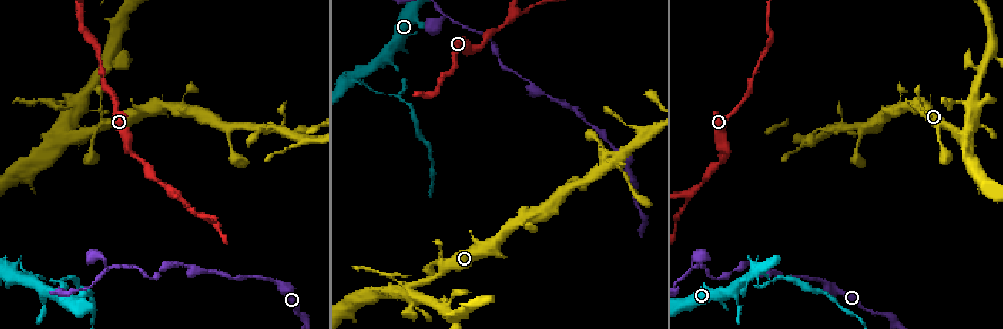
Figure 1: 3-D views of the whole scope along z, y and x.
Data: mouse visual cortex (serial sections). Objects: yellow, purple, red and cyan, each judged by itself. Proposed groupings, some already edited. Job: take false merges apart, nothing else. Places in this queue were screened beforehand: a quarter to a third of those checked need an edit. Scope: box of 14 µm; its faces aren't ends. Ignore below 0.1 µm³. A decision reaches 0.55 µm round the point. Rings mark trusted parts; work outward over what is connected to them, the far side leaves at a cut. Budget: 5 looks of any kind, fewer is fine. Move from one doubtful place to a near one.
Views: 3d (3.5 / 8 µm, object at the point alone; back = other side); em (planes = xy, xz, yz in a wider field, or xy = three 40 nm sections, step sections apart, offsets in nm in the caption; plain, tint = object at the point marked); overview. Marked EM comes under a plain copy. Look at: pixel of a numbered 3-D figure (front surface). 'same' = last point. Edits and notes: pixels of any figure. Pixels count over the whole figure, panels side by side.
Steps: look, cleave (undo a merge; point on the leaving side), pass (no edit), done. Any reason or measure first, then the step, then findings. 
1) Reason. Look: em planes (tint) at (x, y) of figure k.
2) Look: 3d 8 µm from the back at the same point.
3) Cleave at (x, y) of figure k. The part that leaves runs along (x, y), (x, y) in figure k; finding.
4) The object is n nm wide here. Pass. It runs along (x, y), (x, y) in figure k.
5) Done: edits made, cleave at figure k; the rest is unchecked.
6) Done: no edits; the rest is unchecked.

Abrupt turn. Look: 3d 3.5 µm from the back at (838, 126) of figure 1.

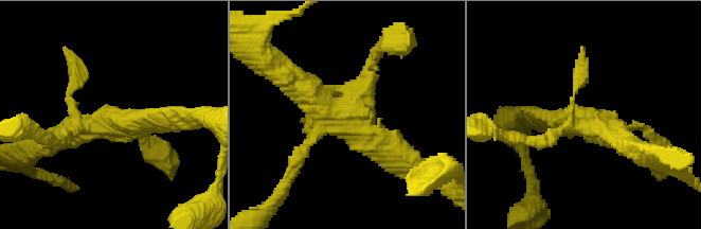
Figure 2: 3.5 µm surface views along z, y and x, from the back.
Look: em xy step 3 (tint) at (331, 118) of figure 2.

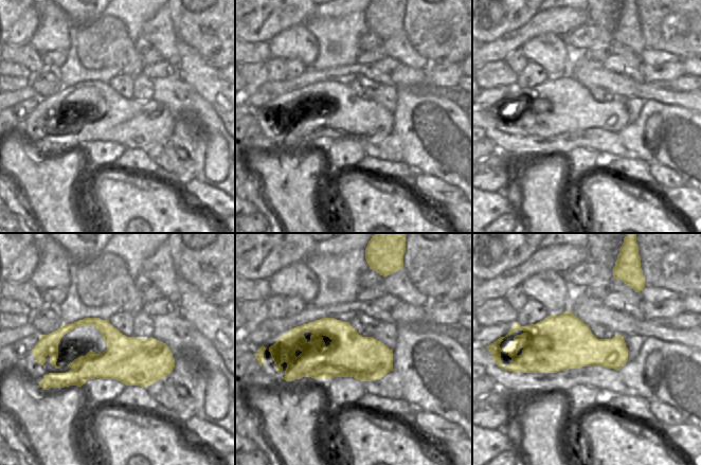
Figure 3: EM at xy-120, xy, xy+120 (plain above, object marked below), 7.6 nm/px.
Cut it another way. Look: em xy step 5 (tint) at the same point.

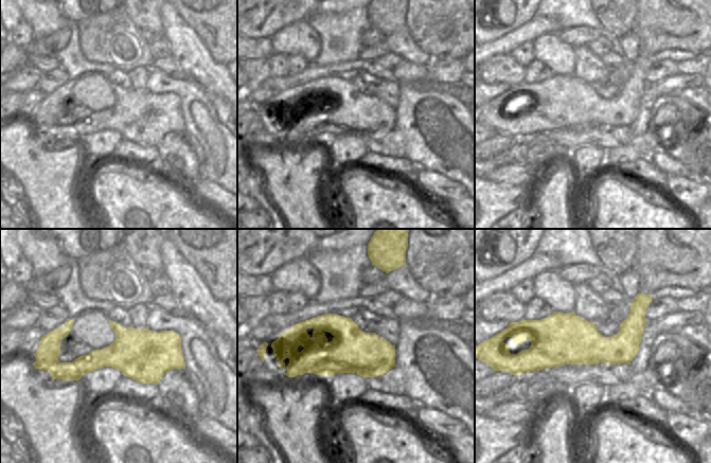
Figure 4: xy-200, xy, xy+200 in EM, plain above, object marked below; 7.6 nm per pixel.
Pass. It runs along (390, 159), (283, 75) in figure 2; all the same cell.

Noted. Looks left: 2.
Three arms meet. Look: 3d 3.5 µm at (688, 196) of figure 1.

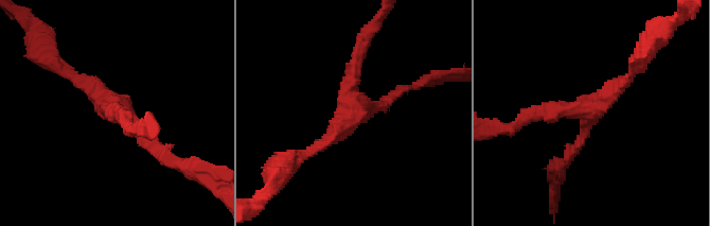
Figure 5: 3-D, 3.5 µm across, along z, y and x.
3 arms meet here; the arms are 150, 200, 200 nm wide. Look: em xy step 1 (tint) at (590, 110) of figure 5.

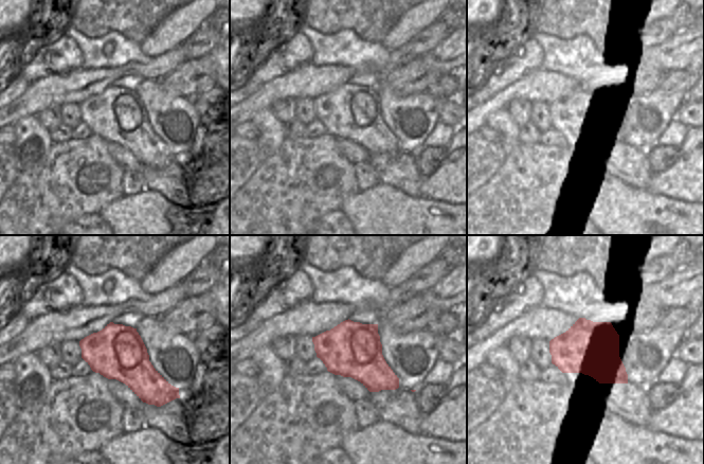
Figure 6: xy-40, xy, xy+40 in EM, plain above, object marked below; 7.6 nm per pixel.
Pass. It runs along (75, 79), (89, 82), (170, 163) in figure 5; all the same cell.

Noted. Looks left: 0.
Done: no edits; the rest is unchecked.

